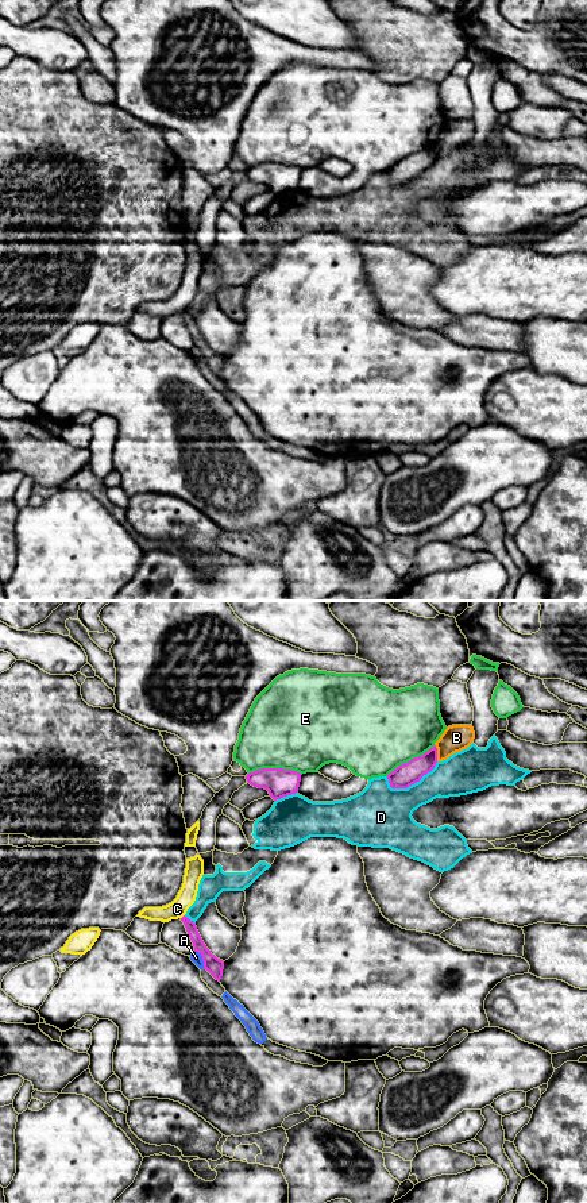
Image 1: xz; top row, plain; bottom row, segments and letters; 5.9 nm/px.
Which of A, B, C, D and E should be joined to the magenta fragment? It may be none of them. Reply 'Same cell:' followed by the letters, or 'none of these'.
Same cell: none of these

